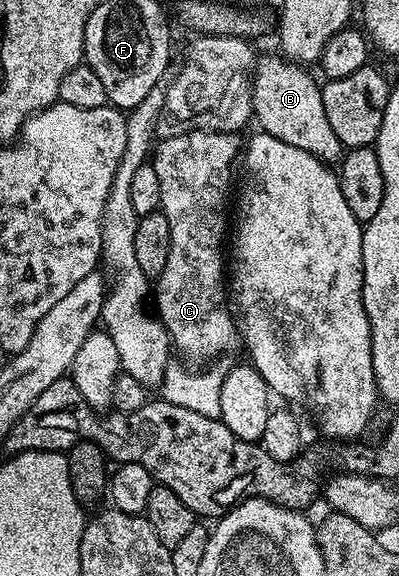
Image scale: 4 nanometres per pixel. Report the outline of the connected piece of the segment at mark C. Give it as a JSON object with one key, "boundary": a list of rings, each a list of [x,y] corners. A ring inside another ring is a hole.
{"boundary":[[[189,131],[185,135],[172,135],[170,139],[160,140],[156,144],[151,155],[151,162],[155,169],[155,174],[159,177],[159,193],[161,194],[161,214],[167,217],[171,225],[171,249],[167,253],[167,265],[161,275],[155,279],[155,295],[157,291],[157,309],[155,315],[165,327],[169,335],[170,344],[181,355],[186,355],[189,359],[194,359],[194,364],[201,365],[204,359],[207,361],[216,360],[218,357],[228,356],[228,351],[238,350],[239,336],[237,334],[237,322],[233,320],[233,312],[227,306],[227,259],[221,256],[221,246],[225,243],[225,206],[229,203],[229,182],[235,179],[235,164],[243,150],[243,139],[240,134],[231,131]]]}

